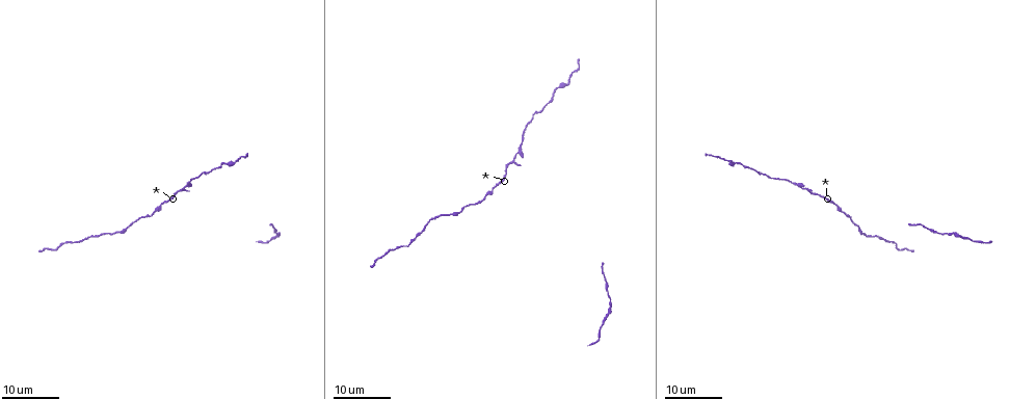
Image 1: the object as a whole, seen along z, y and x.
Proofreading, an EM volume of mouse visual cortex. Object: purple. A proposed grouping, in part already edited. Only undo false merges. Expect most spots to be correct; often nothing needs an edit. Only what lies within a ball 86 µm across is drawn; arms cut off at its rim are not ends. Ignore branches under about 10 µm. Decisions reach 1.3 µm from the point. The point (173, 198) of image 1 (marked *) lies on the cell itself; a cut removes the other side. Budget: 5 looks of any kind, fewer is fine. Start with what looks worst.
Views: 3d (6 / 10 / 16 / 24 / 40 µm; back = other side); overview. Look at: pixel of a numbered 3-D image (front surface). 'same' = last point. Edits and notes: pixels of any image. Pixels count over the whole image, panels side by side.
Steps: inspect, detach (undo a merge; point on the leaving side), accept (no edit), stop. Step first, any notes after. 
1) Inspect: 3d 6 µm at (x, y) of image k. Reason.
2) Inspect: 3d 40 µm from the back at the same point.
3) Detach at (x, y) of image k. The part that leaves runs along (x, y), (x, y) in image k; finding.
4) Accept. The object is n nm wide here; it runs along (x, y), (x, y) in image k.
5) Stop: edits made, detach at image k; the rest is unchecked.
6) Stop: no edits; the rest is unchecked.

Inspect: 3d 24 µm at (558, 88) of image 1. Calibre changes.

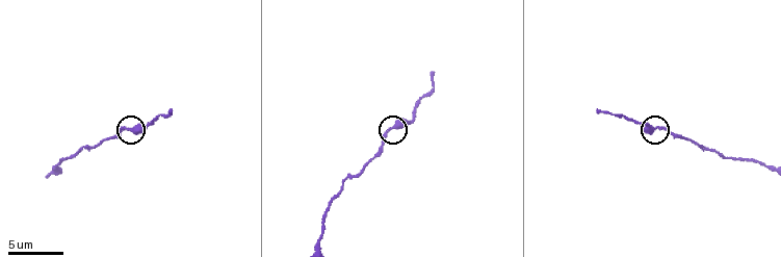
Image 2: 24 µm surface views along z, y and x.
Inspect: 3d 10 µm at (125, 129) of image 2.

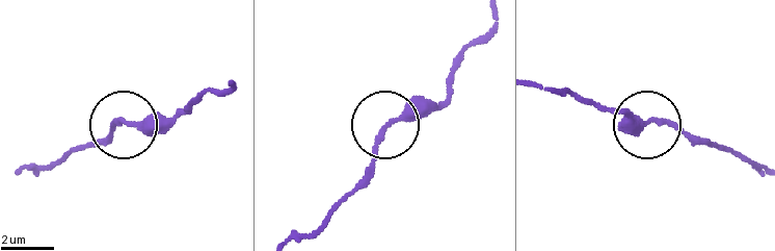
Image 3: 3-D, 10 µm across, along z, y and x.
Accept. The object is 250 nm wide here; it runs along (759, 165), (677, 128), (637, 124), (612, 110) in image 3; all the same cell.

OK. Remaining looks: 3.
Inspect: 3d 16 µm at (609, 301) of image 1. Thick turns thin.

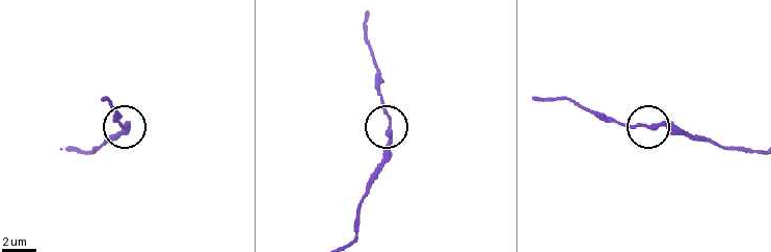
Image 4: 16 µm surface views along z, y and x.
Inspect: 3d 10 µm at (650, 125) of image 4.

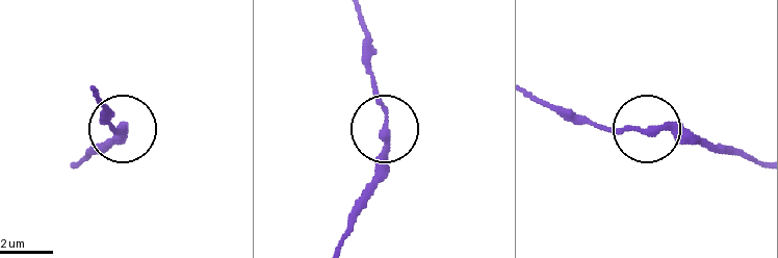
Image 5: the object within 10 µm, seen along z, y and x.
Accept. The object is 220 nm wide here; continuous, no second cell.

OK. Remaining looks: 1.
Inspect: 3d 16 µm at (46, 178) of image 2. Thin neck.

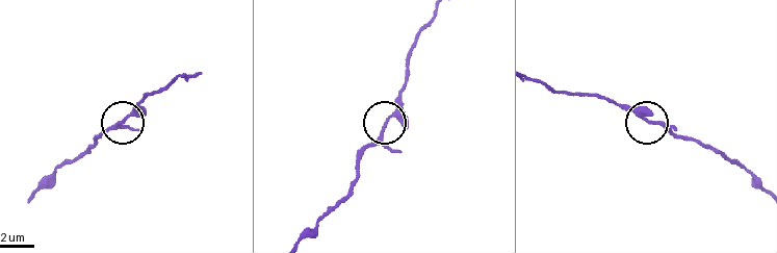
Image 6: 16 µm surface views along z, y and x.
Accept. It runs along (352, 196), (363, 155), (405, 90) in image 6; all the same cell.

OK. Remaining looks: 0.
Stop: no edits; the rest is unchecked.

